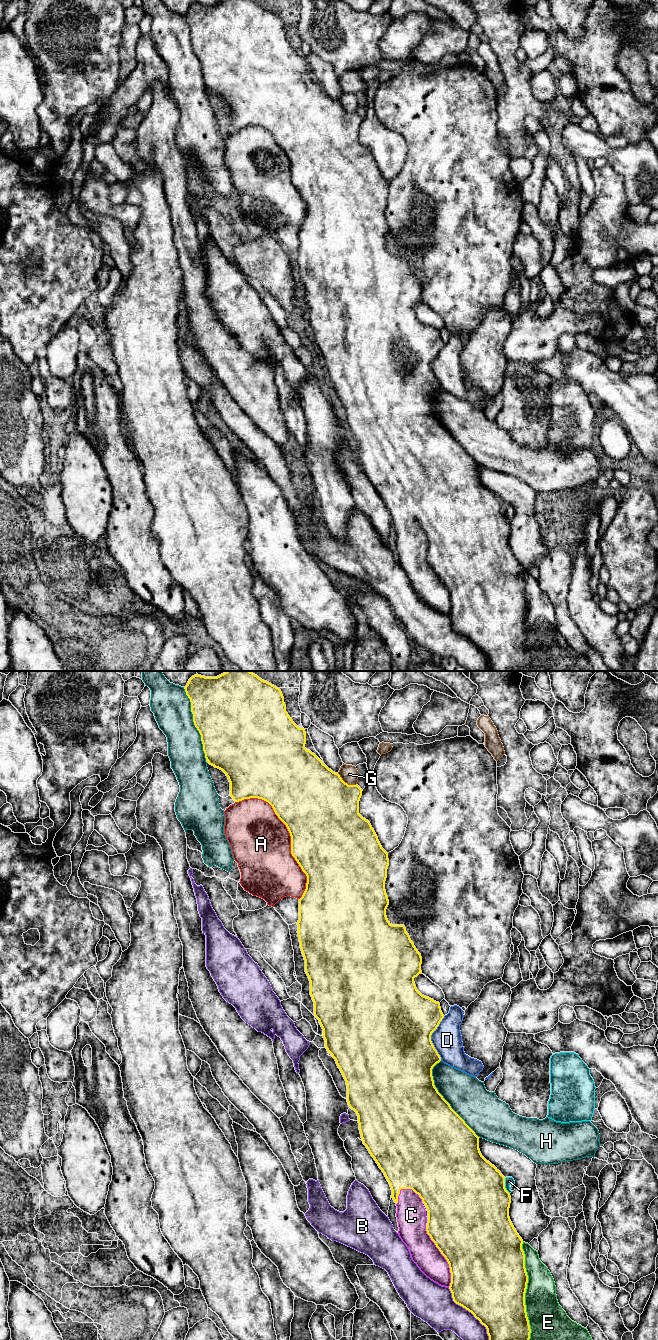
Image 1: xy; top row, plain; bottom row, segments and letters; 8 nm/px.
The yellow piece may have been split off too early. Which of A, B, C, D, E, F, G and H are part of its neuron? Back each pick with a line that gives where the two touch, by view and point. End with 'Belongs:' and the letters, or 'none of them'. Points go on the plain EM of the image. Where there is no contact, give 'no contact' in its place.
C: contact xy (444, 584)
Belongs: C

